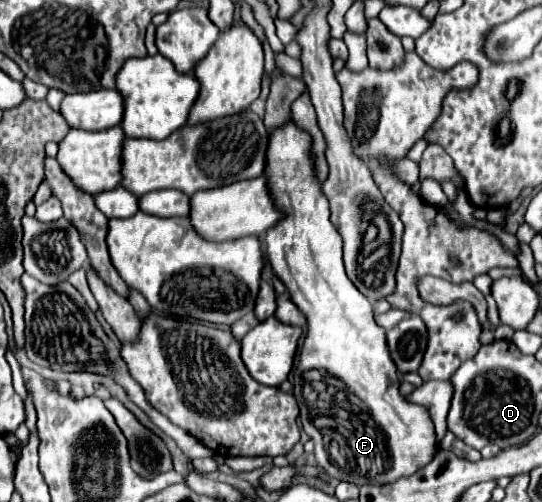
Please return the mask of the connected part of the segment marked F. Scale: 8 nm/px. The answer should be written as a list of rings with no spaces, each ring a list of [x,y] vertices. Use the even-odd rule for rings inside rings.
[[[292,119],[284,121],[280,127],[274,127],[270,129],[270,137],[268,137],[268,151],[266,151],[266,167],[264,167],[264,177],[266,177],[266,183],[268,183],[268,189],[270,189],[270,197],[276,205],[276,209],[282,213],[282,219],[270,227],[266,231],[266,237],[264,237],[264,243],[266,243],[266,253],[268,253],[268,259],[270,259],[270,265],[274,269],[274,275],[286,285],[286,291],[290,293],[290,299],[292,303],[302,311],[302,315],[306,317],[306,325],[308,325],[308,331],[306,331],[306,337],[304,337],[304,345],[300,349],[300,359],[298,359],[298,365],[296,365],[296,371],[294,371],[294,397],[300,405],[300,423],[302,423],[302,429],[304,433],[314,441],[314,457],[316,457],[316,465],[330,477],[338,479],[338,481],[348,481],[348,483],[356,483],[356,485],[384,485],[384,483],[394,483],[396,479],[400,477],[408,477],[408,475],[414,475],[416,471],[420,471],[422,467],[426,467],[426,463],[430,463],[436,455],[436,449],[438,449],[438,441],[436,441],[436,431],[434,431],[434,423],[430,419],[430,413],[426,407],[418,405],[418,403],[410,403],[402,393],[400,393],[400,375],[398,375],[398,369],[396,369],[396,363],[390,359],[390,351],[388,351],[388,343],[386,343],[386,333],[384,329],[374,321],[374,315],[372,315],[372,303],[354,287],[354,283],[348,279],[348,275],[344,273],[344,263],[342,263],[342,237],[338,235],[336,227],[332,225],[330,221],[330,205],[326,201],[326,195],[322,193],[322,183],[318,181],[318,175],[316,175],[316,165],[314,165],[314,153],[312,153],[312,139],[310,139],[310,133],[308,131],[302,131],[302,127],[298,127]],[[309,370],[326,371],[326,373],[332,374],[338,379],[342,379],[346,383],[346,391],[308,391],[308,375]],[[308,403],[334,403],[330,409],[326,411],[312,411],[308,409]]]

